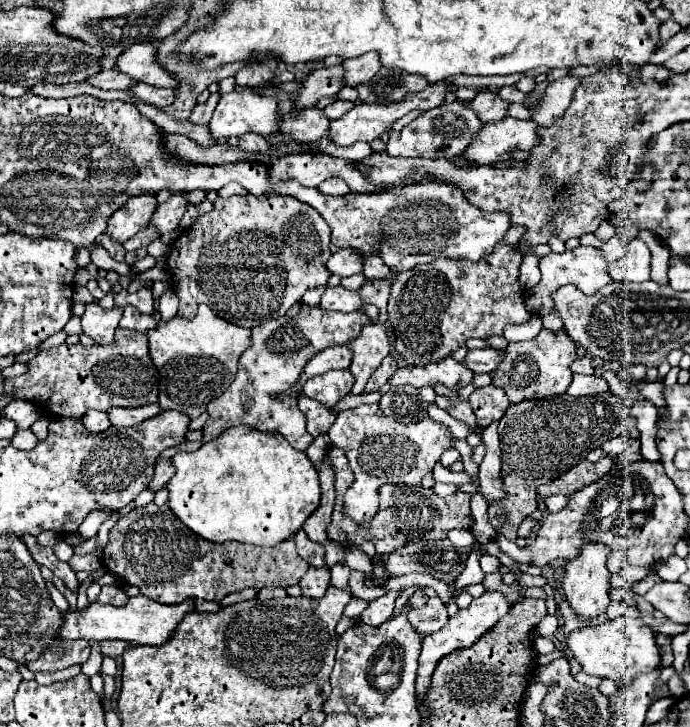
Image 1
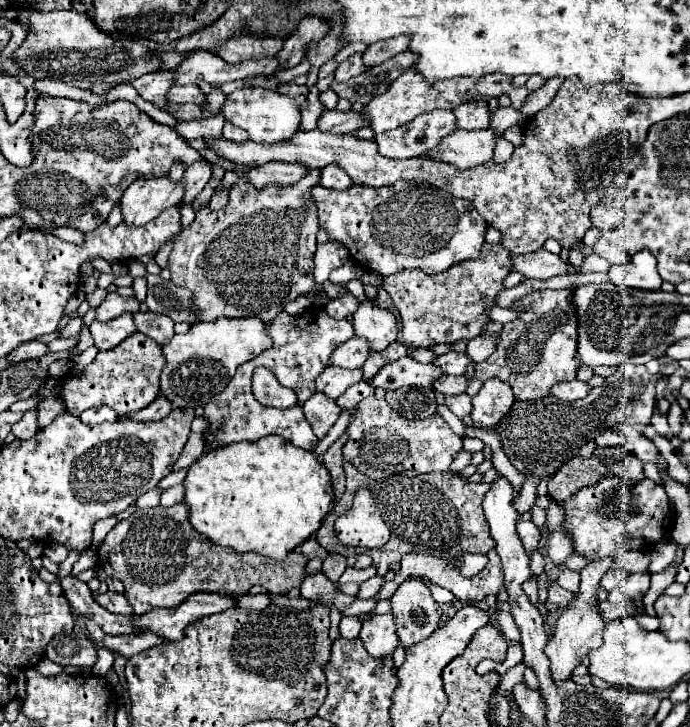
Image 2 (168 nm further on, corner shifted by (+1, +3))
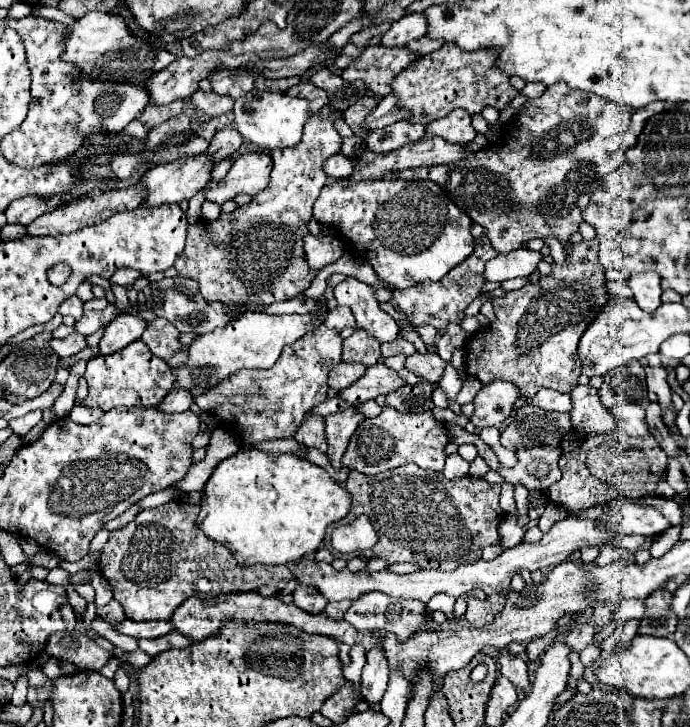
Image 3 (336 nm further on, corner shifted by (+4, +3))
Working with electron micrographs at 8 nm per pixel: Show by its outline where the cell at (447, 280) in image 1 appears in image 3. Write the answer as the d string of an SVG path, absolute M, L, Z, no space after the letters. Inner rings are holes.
M480 237L474 245L474 253L468 259L464 259L458 267L448 271L440 281L436 281L436 283L434 281L422 281L422 283L416 283L414 287L408 287L402 291L396 289L396 291L392 291L392 299L394 299L396 307L406 315L408 323L414 329L420 325L432 325L438 331L446 331L446 327L450 323L456 323L456 325L462 323L466 307L482 293L482 287L486 283L484 263L492 257L496 257L494 247L490 245L488 237Z

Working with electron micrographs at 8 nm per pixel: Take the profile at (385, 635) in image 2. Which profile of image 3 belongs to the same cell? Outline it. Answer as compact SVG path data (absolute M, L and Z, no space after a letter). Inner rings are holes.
M378 643L366 653L366 665L362 669L362 693L366 695L368 703L376 703L384 697L388 673L388 659L384 655L382 645Z

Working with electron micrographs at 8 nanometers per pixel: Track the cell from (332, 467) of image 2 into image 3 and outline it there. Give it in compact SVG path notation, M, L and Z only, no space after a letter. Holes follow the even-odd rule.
M348 407L348 411L332 413L326 417L326 441L328 441L326 455L328 455L328 459L336 471L342 469L340 459L348 447L352 433L356 431L356 427L362 421L364 421L364 417L358 415L352 407Z

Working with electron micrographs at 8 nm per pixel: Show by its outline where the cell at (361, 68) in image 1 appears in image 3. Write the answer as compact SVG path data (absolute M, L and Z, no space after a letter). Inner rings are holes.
M422 13L404 15L402 19L394 21L390 31L386 31L380 39L384 47L406 47L412 39L418 39L426 33L426 19Z

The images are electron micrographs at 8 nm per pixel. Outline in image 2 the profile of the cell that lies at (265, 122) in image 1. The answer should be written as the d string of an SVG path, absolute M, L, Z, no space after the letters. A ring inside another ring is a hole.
M251 87L251 89L239 89L231 95L227 95L227 101L221 109L221 115L227 121L231 121L233 125L247 131L251 141L277 143L277 141L287 141L297 133L299 123L301 123L299 111L301 111L299 105L289 95L281 95L281 93L271 91L271 89Z

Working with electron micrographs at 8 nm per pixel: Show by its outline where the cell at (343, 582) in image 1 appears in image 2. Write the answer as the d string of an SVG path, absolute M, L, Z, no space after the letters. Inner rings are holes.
M376 575L360 585L357 597L367 600L374 597L385 582L384 577Z

